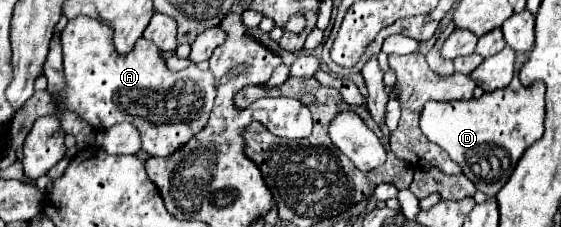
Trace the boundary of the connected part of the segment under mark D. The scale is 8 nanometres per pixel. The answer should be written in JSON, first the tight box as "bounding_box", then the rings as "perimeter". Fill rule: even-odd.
{"bounding_box":[420,61,544,196],"perimeter":[[[515,61],[514,80],[506,88],[484,92],[480,98],[472,100],[452,100],[452,102],[426,102],[420,114],[422,134],[444,148],[450,158],[462,166],[464,176],[468,176],[478,190],[486,196],[496,196],[498,190],[508,182],[516,162],[522,152],[532,146],[544,134],[544,82],[534,82],[532,86],[522,86],[516,78],[521,68]]]}

